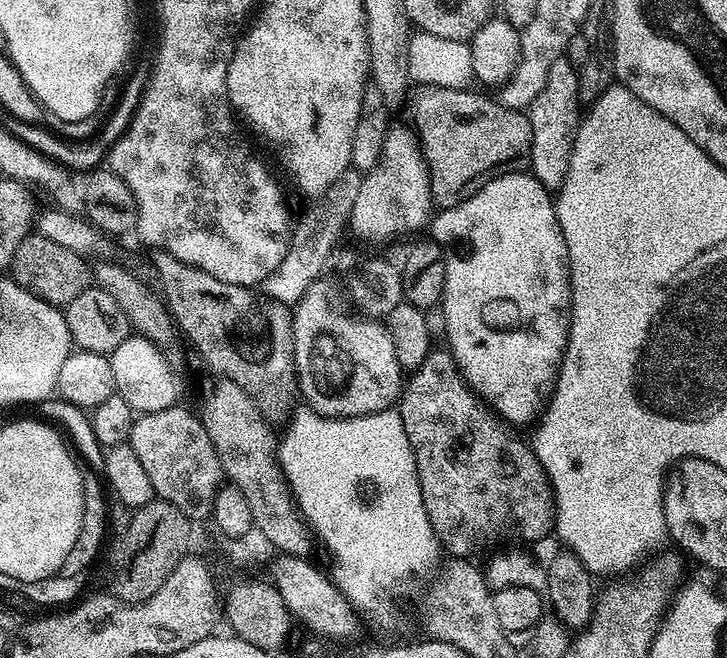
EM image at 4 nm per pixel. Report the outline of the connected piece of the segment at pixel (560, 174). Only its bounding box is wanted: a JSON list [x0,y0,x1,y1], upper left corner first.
[526,58,582,190]

